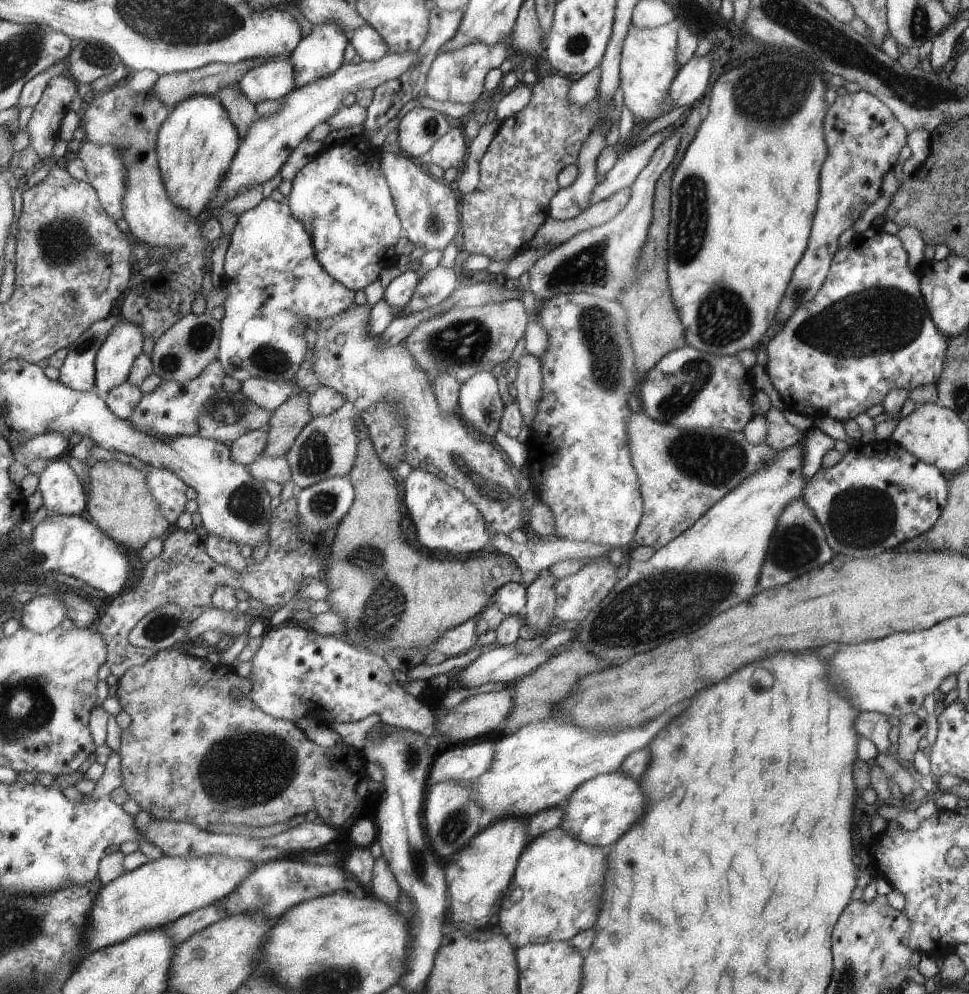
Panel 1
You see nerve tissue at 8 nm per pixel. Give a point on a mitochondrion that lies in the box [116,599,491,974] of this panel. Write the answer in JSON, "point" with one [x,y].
{"point":[244,770]}

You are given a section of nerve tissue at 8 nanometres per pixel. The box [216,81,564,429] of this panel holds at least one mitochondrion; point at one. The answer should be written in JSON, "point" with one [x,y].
{"point":[465,343]}

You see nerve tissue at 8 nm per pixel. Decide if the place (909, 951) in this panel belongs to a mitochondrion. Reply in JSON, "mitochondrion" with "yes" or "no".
{"mitochondrion":"no"}

